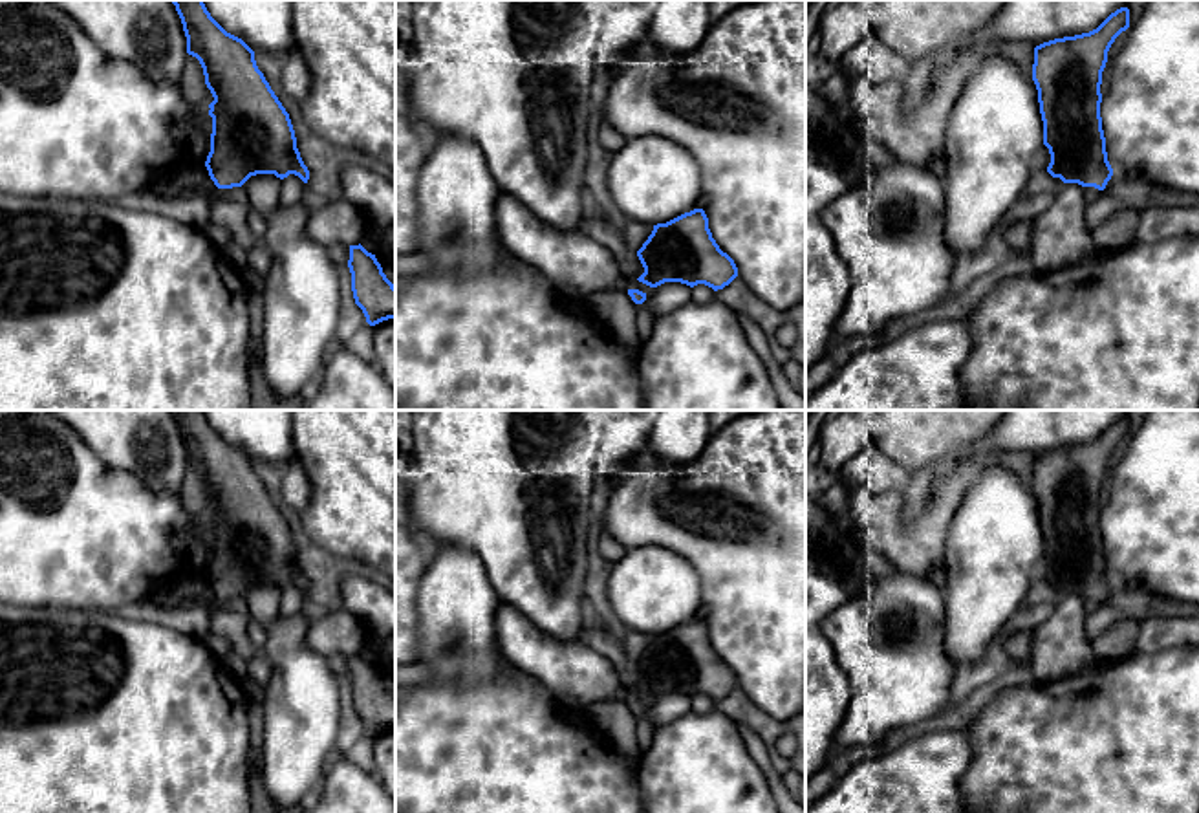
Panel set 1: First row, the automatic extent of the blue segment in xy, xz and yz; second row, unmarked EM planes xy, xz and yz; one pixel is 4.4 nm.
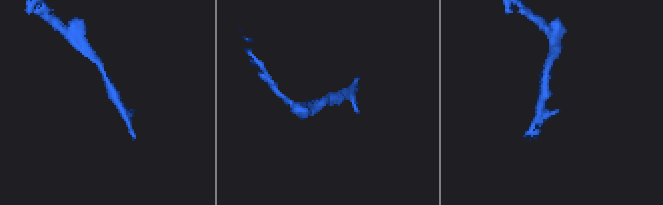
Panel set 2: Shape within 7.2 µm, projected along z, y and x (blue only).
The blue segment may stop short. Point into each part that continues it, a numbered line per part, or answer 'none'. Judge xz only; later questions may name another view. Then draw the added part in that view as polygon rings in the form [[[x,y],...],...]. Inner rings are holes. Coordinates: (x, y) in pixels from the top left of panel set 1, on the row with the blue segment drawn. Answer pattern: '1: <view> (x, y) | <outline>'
none

